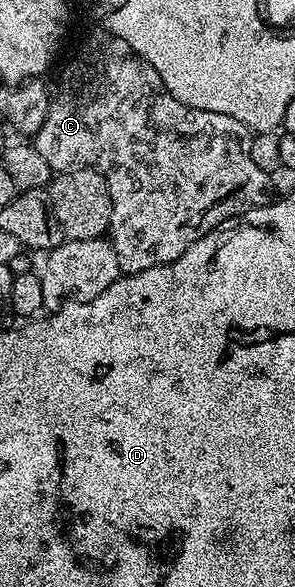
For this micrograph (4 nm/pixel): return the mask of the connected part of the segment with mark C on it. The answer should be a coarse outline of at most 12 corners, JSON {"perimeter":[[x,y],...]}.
{"perimeter":[[94,31],[32,137],[92,167],[122,275],[271,202],[236,117]]}

